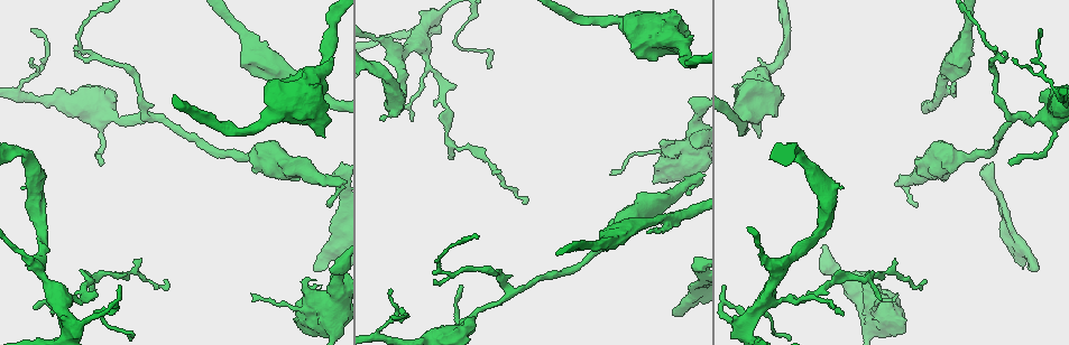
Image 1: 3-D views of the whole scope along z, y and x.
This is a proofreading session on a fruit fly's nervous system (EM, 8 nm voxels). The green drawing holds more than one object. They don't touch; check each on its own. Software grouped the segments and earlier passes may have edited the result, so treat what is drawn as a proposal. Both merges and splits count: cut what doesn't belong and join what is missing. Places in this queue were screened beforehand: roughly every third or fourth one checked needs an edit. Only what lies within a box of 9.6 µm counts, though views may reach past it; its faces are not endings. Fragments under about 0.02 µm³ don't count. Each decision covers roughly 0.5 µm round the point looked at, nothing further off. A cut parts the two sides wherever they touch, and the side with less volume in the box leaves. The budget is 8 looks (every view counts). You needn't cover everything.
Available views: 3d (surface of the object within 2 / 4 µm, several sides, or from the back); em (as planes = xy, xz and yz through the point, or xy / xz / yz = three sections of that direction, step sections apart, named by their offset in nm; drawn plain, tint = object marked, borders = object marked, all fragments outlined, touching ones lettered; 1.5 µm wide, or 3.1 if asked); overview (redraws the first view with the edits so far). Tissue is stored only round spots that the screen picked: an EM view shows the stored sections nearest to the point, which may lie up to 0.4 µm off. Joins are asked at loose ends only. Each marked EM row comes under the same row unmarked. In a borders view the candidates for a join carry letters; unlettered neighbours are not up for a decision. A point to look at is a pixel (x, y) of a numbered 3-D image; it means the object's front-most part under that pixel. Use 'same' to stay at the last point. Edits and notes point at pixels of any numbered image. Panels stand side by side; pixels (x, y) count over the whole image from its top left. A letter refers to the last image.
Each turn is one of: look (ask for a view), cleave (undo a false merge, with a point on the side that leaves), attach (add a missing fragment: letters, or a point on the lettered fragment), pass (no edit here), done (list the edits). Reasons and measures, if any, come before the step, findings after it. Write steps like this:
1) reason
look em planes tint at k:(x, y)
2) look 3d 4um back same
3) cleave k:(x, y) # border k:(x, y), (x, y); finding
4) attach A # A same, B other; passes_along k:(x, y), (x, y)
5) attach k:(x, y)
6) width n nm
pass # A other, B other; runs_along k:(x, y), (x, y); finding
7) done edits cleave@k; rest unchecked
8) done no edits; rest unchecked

sharp bend
look em xy step 4 tint at 1:(424, 43)

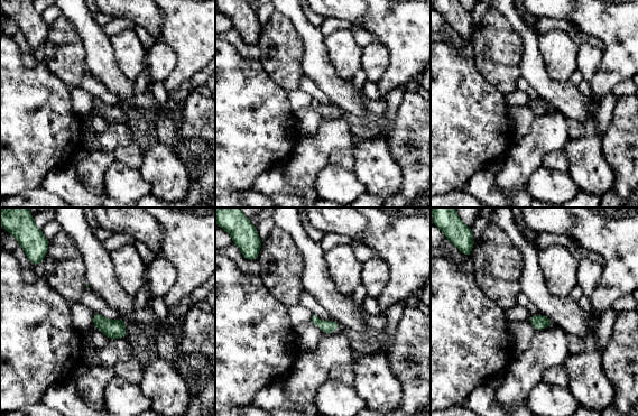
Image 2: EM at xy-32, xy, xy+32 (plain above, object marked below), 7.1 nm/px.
another direction
look em planes borders same

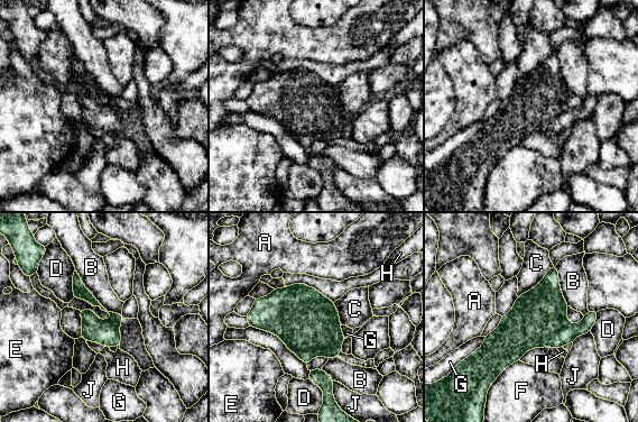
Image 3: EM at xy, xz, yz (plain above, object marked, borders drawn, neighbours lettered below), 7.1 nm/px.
pass # A other, B other, C other, D other, E other, F other, G other, H other, J other; border 3:(553, 265), (536, 285), (517, 296); one neuron here

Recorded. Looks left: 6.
an open end
look 3d 4um at 1:(832, 307)

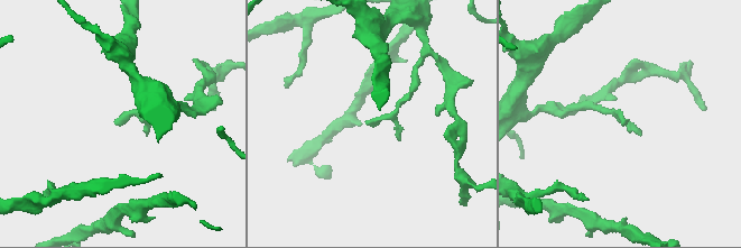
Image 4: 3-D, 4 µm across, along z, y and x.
shape alone is not enough
look em xy step 8 borders at 4:(622, 126)

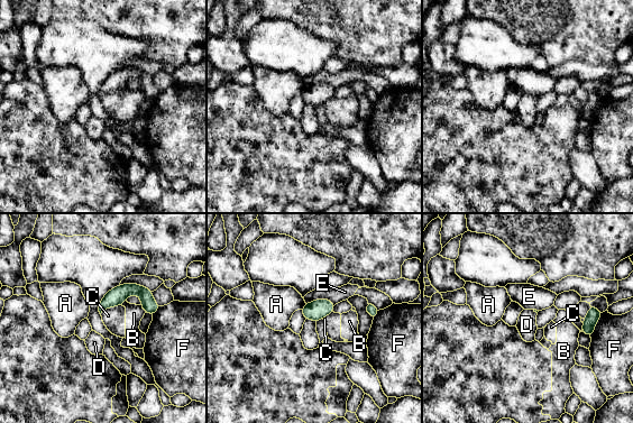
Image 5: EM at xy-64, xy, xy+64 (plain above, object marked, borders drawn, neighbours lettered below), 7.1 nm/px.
look em planes borders same

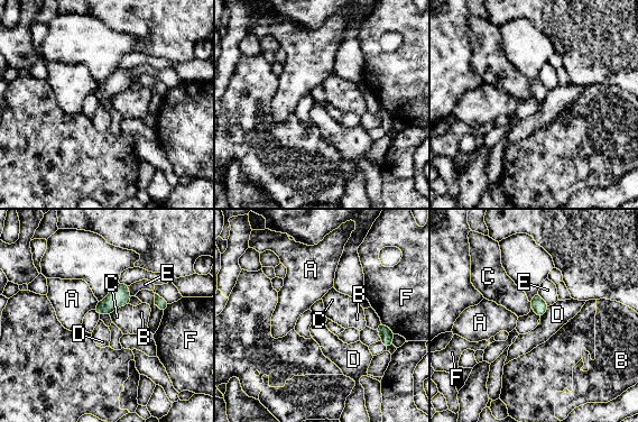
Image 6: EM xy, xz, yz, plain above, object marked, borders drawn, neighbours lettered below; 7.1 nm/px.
pass # A other, B other, C other, D other, E other, F other; border 6:(549, 305), (539, 318); none of them fits

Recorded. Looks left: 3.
stops while still wide
look em xy step 4 tint at 1:(690, 37)

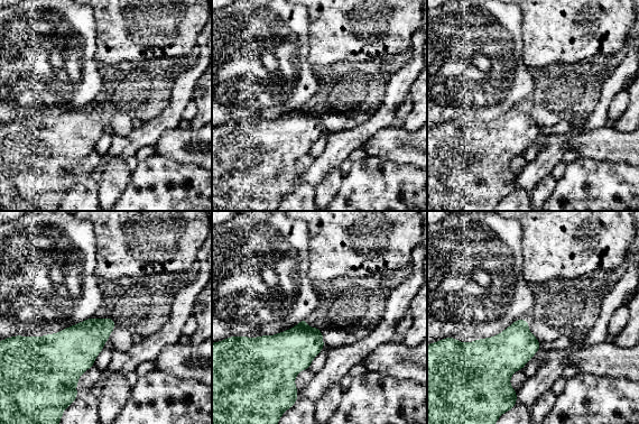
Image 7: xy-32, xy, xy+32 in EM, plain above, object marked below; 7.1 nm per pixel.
another direction
look em planes borders same

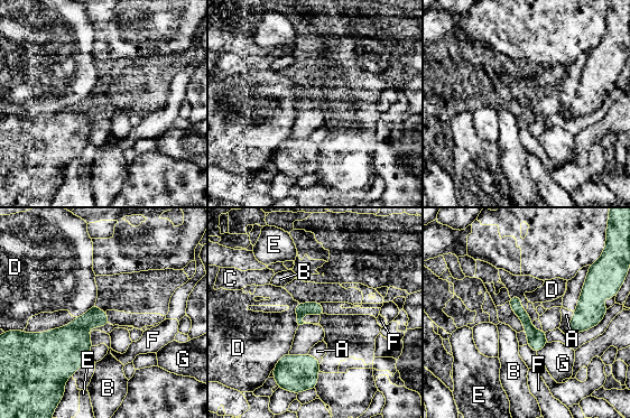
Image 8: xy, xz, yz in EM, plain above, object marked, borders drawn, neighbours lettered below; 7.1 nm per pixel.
pass # A other, B other, C other, D other, E other, F other, G other; runs_along 8:(513, 299), (536, 338), (536, 349); no lettered fragment goes on from it

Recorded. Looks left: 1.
done no edits; rest unchecked

